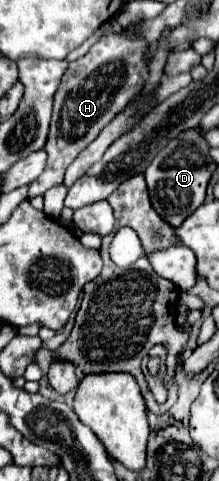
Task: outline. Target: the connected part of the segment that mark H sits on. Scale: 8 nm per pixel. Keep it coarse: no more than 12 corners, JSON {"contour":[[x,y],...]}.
{"contour":[[110,34],[70,62],[54,94],[44,172],[72,160],[148,80],[140,36]]}

